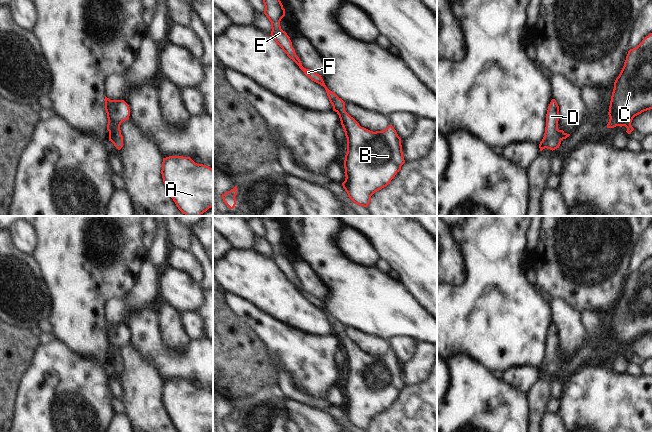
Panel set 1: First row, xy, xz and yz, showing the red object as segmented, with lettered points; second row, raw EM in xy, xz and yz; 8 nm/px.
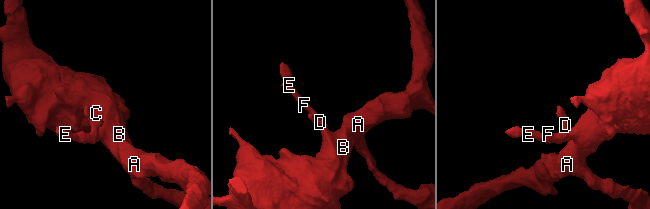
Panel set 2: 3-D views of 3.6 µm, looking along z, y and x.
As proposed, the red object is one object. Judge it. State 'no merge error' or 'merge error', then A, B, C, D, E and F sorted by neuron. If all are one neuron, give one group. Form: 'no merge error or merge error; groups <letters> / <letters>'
no merge error; groups A B C D E F

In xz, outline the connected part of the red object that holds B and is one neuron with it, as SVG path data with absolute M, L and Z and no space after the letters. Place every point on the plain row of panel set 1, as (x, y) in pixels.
M262 216L261 221L265 230L264 238L271 246L272 255L270 259L307 301L325 312L329 325L333 330L333 335L339 339L341 349L347 362L347 377L344 384L344 397L346 402L342 407L342 410L347 416L348 421L355 428L367 431L370 427L371 420L376 415L386 411L405 387L401 362L398 360L392 349L389 349L383 355L373 356L361 351L359 347L345 335L345 326L326 311L321 299L302 290L299 281L296 279L295 274L292 271L290 261L281 253L280 245L285 240L285 233L277 218L275 216Z

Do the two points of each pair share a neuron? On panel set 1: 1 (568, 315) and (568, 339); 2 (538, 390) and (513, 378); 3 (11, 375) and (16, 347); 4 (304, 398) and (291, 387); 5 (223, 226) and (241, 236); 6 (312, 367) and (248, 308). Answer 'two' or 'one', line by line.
1: one
2: two
3: one
4: one
5: one
6: one

